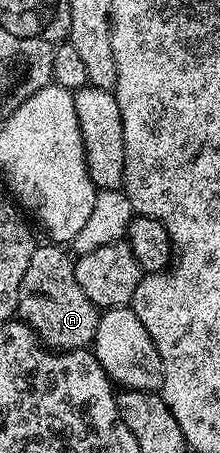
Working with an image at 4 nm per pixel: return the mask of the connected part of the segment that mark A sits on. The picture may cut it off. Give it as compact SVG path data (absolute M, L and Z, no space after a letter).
M37 245L34 253L31 254L30 265L23 275L22 284L19 285L17 315L21 322L27 324L40 337L46 347L55 351L80 351L92 344L97 332L99 309L90 301L87 293L83 293L79 281L75 281L74 260L71 258L70 252L61 245L48 246Z

